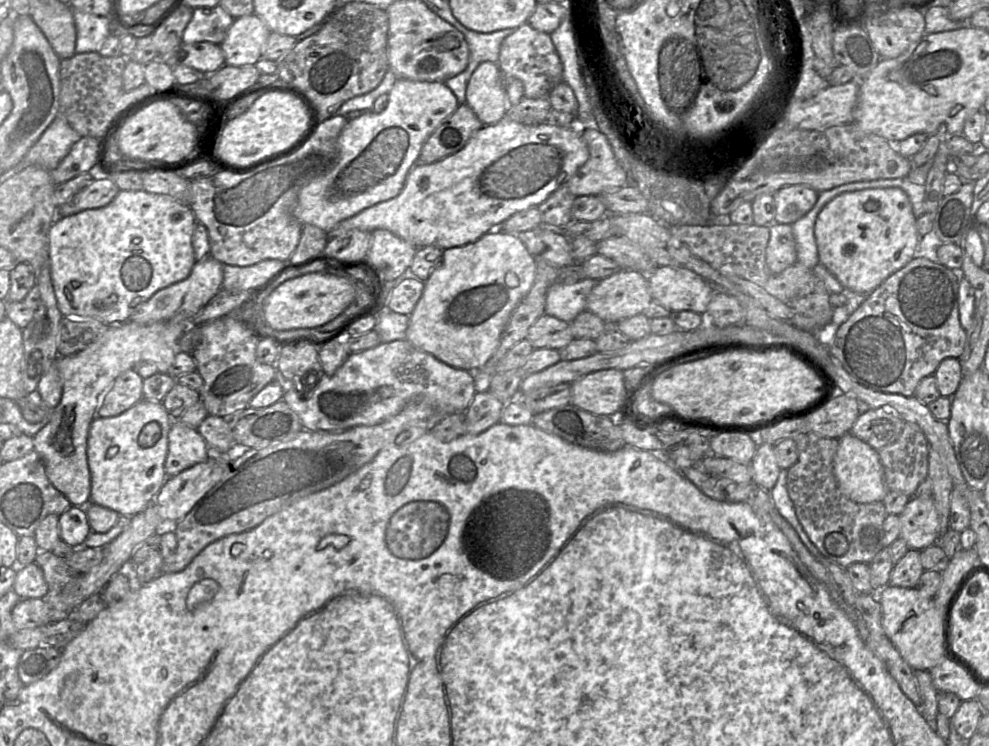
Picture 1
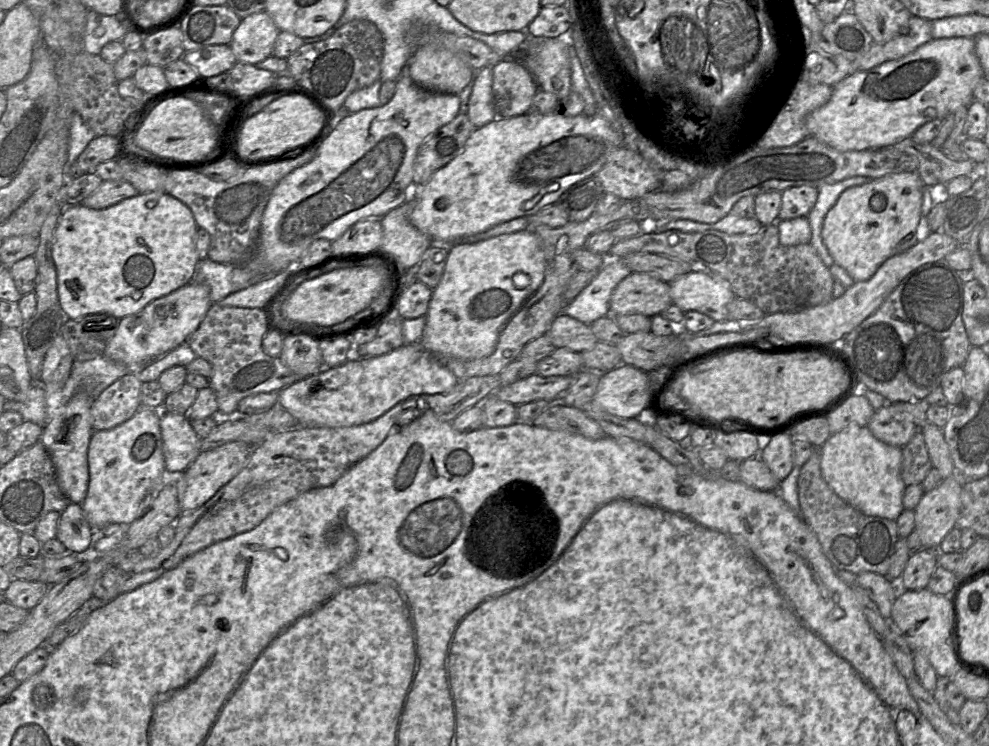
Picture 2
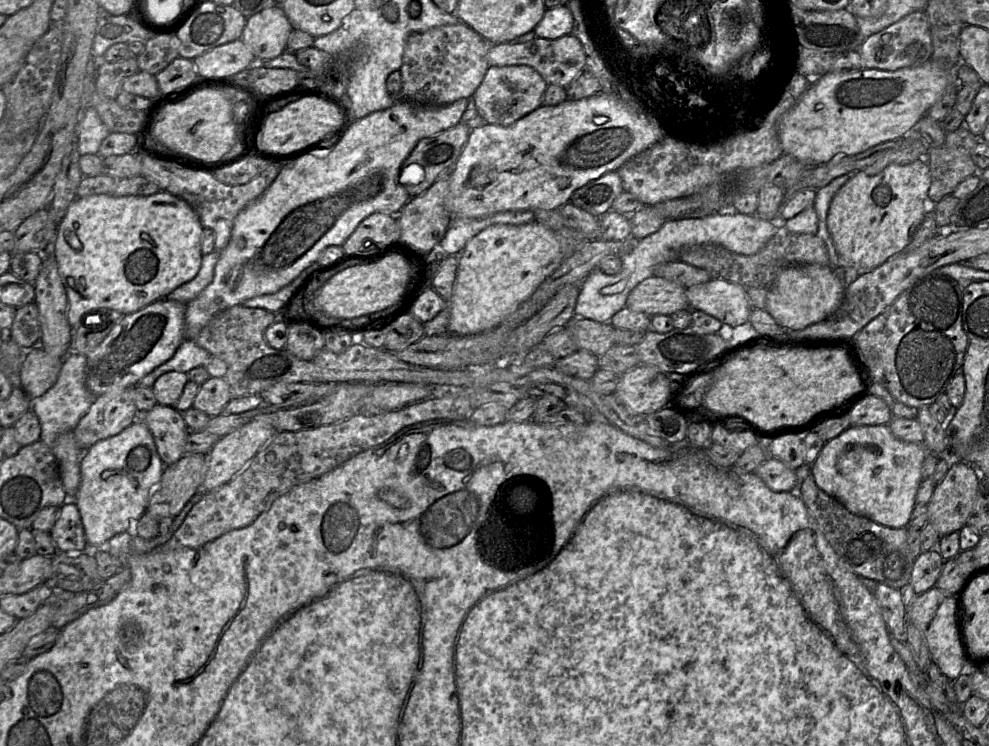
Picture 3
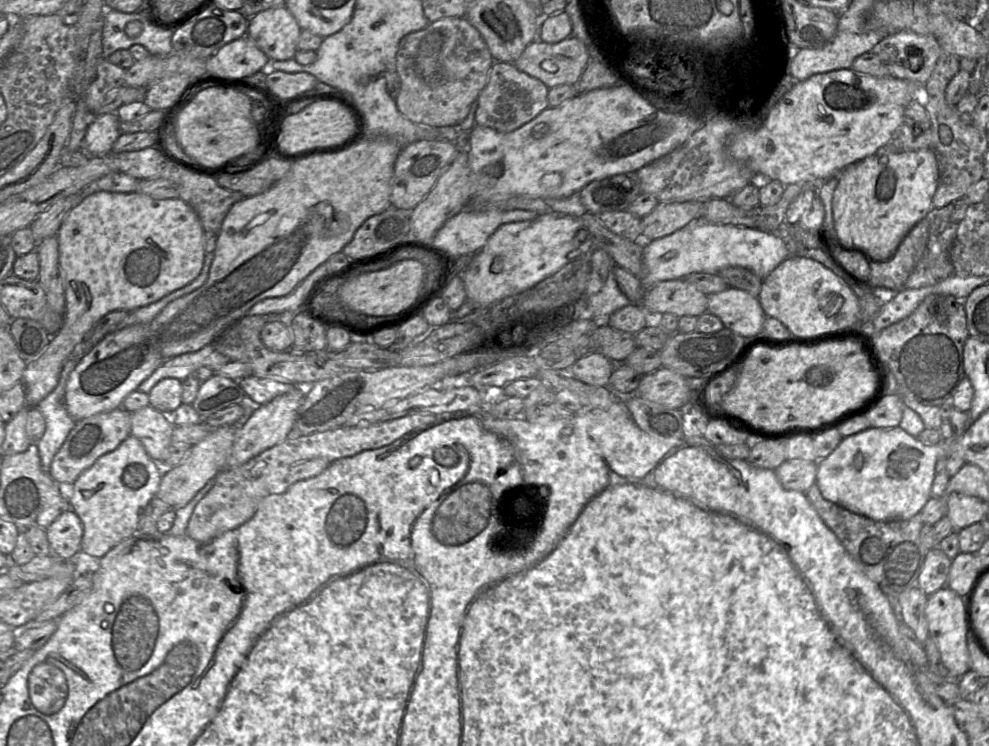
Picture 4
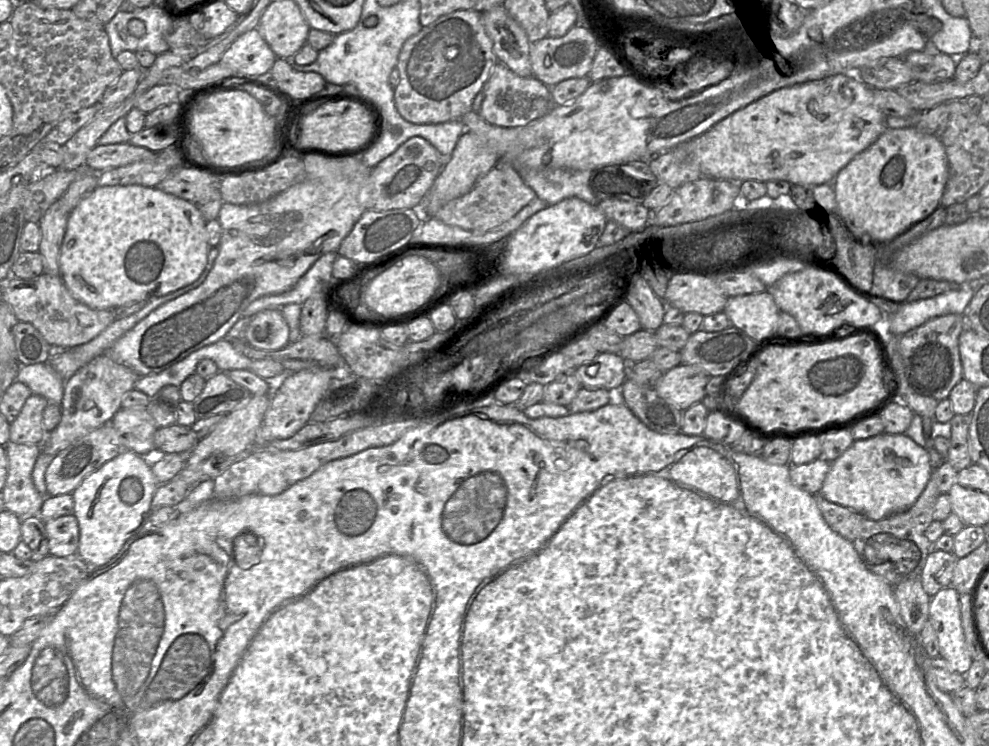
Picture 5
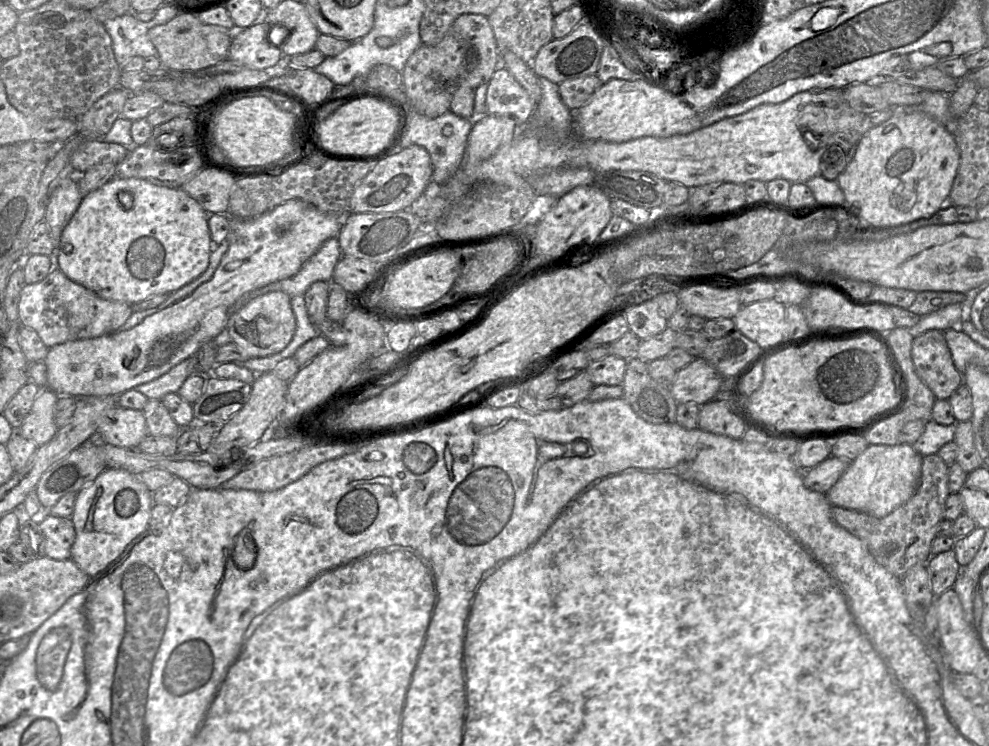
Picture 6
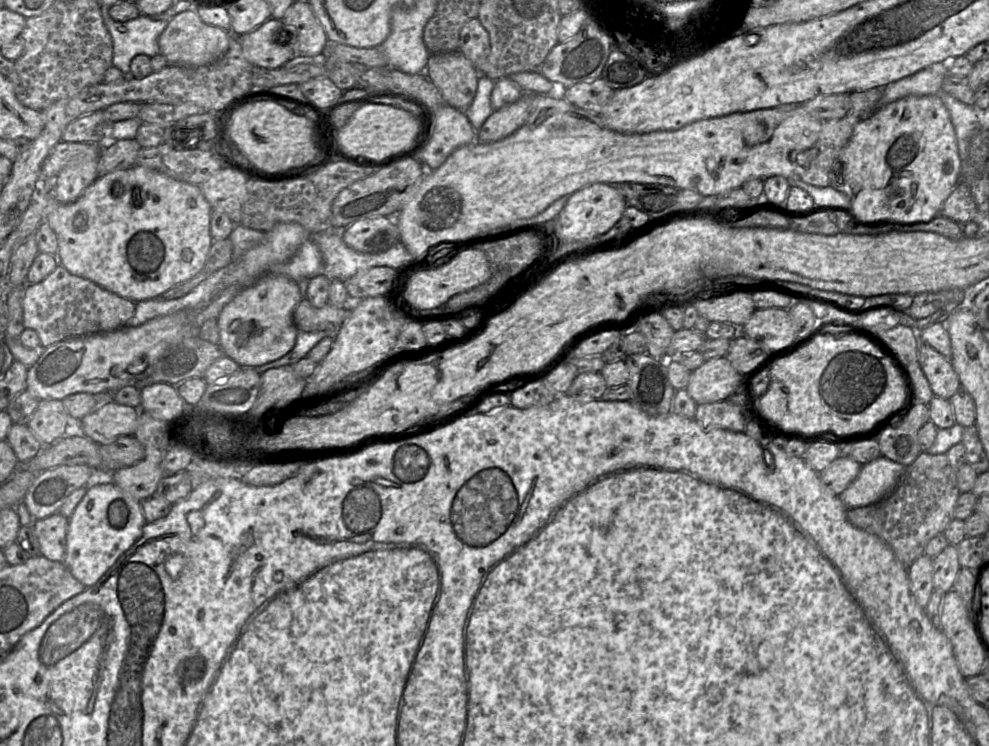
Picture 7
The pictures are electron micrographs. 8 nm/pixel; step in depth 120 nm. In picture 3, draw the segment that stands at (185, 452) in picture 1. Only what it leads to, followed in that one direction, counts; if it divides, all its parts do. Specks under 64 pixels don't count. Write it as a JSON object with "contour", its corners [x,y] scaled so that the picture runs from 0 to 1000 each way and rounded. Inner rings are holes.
{"contour":[[[158,542],[139,563],[146,564],[153,579],[166,625],[175,623],[184,614],[188,587],[193,579],[186,566],[185,554],[176,546]]]}

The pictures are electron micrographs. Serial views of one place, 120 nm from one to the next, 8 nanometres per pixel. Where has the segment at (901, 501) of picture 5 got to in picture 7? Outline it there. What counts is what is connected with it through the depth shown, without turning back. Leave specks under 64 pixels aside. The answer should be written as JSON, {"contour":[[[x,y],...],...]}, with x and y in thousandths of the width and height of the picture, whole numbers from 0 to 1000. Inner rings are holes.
{"contour":[[[890,611],[871,626],[868,638],[848,668],[856,682],[889,673],[904,658],[916,626]]]}

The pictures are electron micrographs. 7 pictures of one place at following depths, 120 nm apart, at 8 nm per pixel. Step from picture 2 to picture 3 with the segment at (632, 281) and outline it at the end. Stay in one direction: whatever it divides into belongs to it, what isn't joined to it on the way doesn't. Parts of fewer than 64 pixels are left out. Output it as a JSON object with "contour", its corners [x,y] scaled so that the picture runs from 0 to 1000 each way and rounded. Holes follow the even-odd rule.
{"contour":[[[664,370],[653,373],[641,385],[634,398],[633,412],[656,425],[698,414],[694,387]]]}

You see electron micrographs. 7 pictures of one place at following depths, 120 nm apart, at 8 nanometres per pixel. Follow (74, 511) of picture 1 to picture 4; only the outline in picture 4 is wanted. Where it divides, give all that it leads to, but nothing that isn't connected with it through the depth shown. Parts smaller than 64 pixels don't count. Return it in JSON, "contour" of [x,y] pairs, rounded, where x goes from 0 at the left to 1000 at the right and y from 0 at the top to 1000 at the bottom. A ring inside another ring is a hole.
{"contour":[[[73,682],[63,688],[46,712],[52,743],[71,749],[82,737],[83,700]]]}

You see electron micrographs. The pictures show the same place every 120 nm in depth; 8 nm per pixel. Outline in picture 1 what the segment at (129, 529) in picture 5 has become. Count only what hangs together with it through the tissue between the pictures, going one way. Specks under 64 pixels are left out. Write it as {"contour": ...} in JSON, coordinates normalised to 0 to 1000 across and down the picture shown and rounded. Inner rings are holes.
{"contour":[[[147,534],[119,558],[97,558],[88,588],[91,674],[110,681],[124,693],[137,692],[155,674],[169,642],[166,621],[175,564],[164,539]]]}

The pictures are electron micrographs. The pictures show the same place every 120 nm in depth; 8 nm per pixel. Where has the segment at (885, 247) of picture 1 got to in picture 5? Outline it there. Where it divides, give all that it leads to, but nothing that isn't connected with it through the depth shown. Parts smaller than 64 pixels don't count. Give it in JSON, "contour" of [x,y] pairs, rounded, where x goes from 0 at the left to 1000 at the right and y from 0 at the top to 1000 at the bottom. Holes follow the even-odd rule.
{"contour":[[[923,170],[897,172],[839,245],[856,307],[872,326],[895,330],[949,276],[959,243],[959,212],[949,184]]]}

